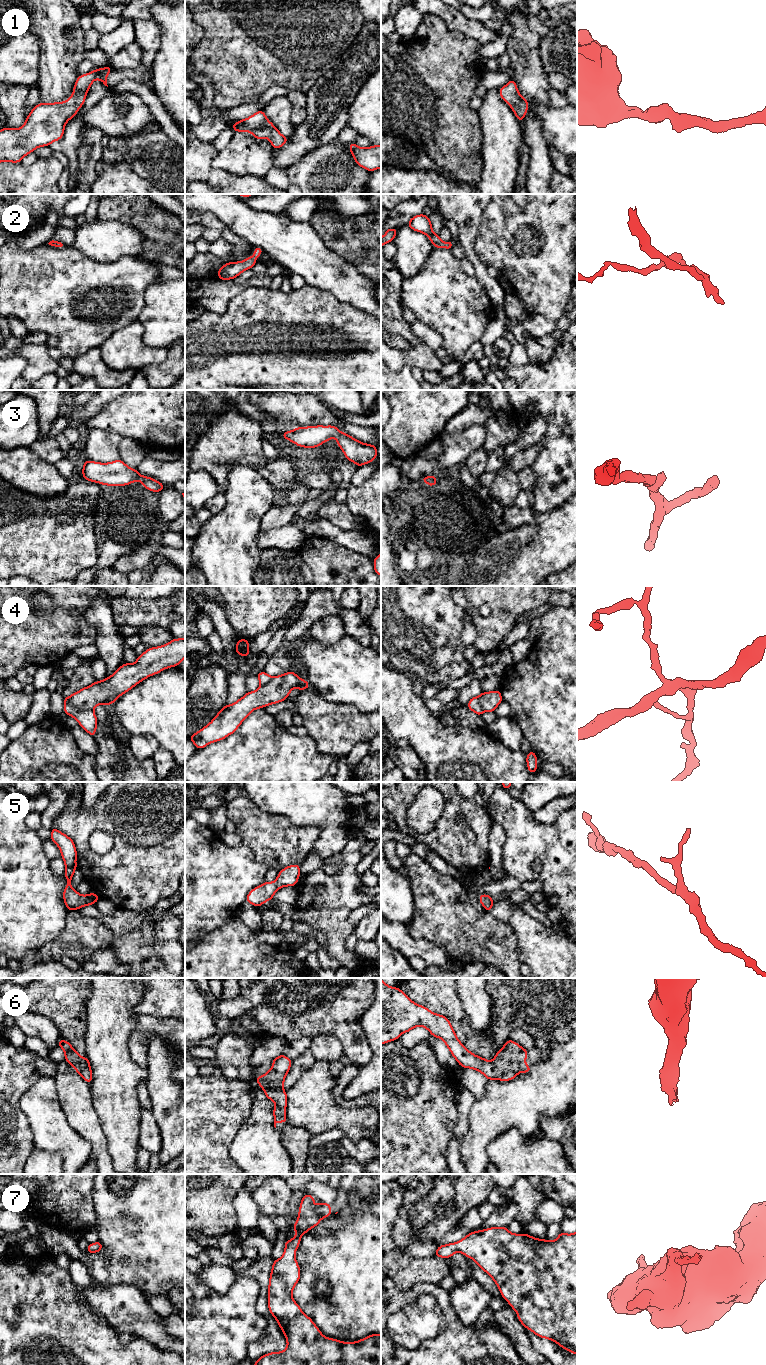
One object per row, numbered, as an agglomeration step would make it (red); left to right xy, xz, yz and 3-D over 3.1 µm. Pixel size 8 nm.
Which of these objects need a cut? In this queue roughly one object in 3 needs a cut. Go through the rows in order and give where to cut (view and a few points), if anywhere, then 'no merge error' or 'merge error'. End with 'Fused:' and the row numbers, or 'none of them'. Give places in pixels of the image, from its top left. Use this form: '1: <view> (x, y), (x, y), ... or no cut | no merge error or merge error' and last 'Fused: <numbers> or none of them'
1: no cut | no merge error
2: no cut | no merge error
3: no cut | no merge error
4: xy (67, 697), (67, 700), (76, 708), (92, 710) | merge error
5: no cut | no merge error
6: no cut | no merge error
7: no cut | no merge error
Fused: 4

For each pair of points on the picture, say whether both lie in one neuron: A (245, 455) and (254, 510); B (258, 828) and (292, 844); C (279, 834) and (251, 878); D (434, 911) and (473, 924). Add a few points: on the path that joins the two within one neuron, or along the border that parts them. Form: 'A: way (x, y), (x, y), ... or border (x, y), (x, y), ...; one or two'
A: border (257, 470), (242, 465), (234, 465), (226, 477); two
B: way (266, 834), (277, 843), (284, 844); one
C: border (245, 845), (252, 851), (253, 857), (268, 868); two
D: way (444, 915), (453, 924), (463, 924); one

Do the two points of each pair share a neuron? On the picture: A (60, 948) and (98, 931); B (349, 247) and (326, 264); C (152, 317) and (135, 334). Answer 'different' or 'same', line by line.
A: same
B: different
C: different

